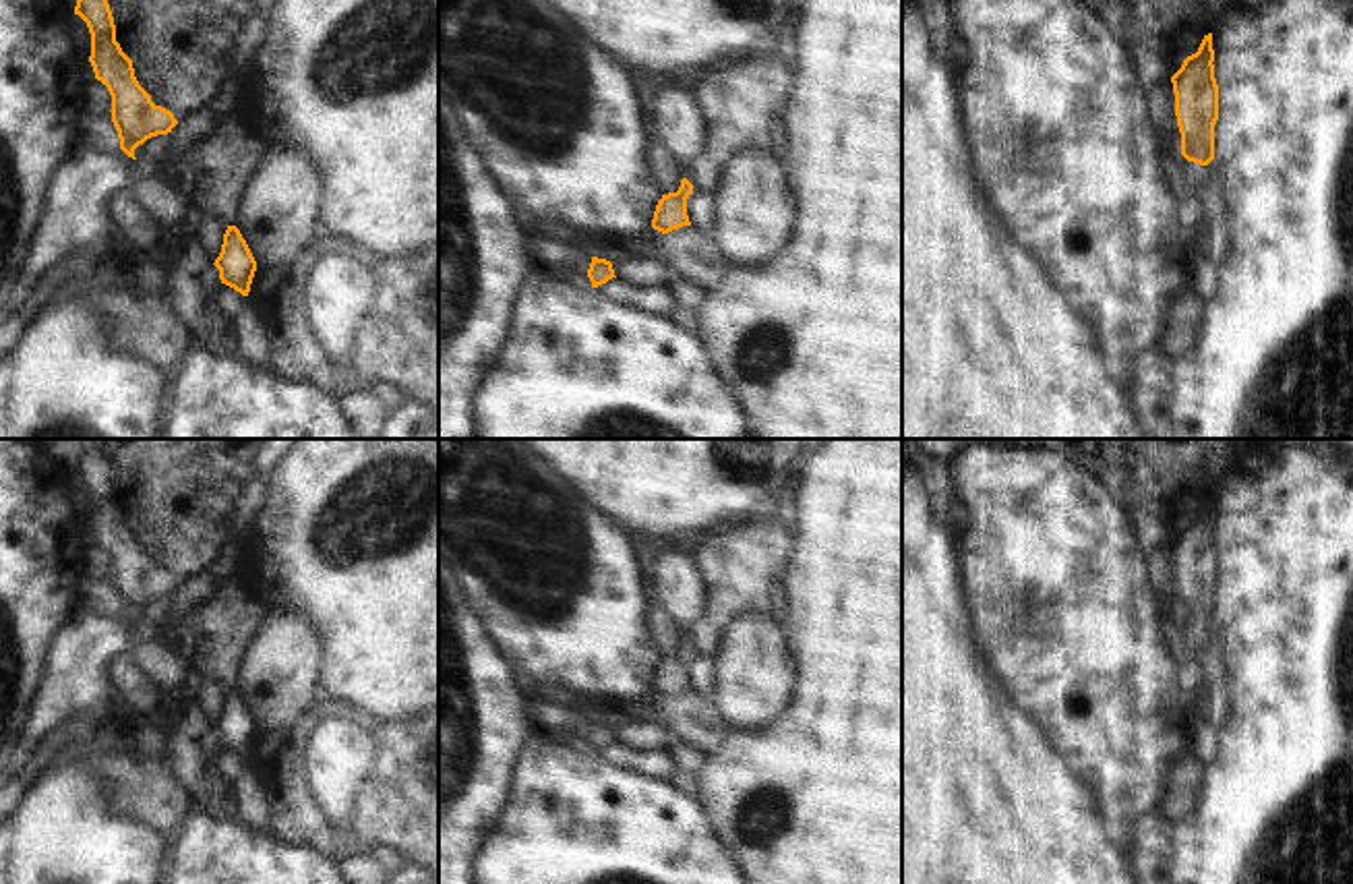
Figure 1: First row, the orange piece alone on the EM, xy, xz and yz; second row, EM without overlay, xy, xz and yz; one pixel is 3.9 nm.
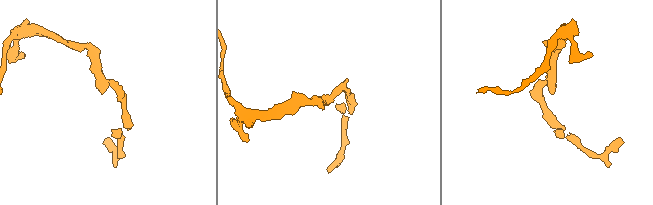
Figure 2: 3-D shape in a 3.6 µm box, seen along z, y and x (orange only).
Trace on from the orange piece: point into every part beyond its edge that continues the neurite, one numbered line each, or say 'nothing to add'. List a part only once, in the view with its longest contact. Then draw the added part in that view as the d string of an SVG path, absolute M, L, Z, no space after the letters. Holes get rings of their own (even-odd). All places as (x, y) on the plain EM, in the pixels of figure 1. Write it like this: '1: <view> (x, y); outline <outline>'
1: yz (1196, 636); outline M1185 623L1185 638L1187 638L1187 646L1202 650L1202 644L1206 640L1206 629L1200 629L1200 627Z

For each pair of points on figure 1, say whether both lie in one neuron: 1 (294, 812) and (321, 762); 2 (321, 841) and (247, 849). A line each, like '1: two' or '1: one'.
1: two
2: two

